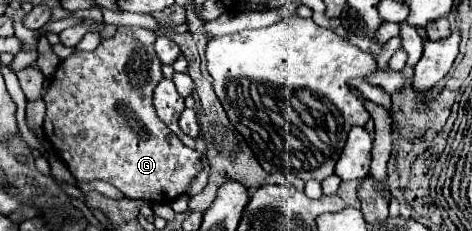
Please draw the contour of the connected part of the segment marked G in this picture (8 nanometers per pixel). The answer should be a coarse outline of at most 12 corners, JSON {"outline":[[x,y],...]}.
{"outline":[[147,28],[63,60],[43,132],[79,182],[173,202],[203,152],[161,124]]}

